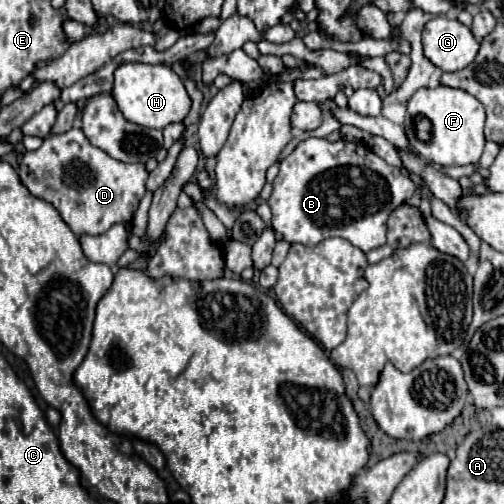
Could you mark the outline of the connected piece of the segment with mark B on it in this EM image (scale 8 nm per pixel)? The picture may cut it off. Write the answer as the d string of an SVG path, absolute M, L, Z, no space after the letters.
M312 137L312 139L302 141L302 143L292 151L292 155L288 155L286 159L280 161L280 173L278 173L278 177L274 179L274 191L272 191L272 195L270 195L270 199L268 199L268 205L270 205L270 209L272 209L272 227L274 227L274 231L280 233L288 243L318 245L322 239L340 237L340 239L350 241L352 245L356 245L356 247L362 249L364 253L368 253L368 251L378 249L378 247L382 247L382 245L386 243L386 221L388 221L388 215L390 215L396 207L400 207L402 203L406 203L406 199L412 197L414 193L416 193L416 185L414 185L408 177L404 177L398 167L388 165L388 163L386 163L384 159L380 159L374 151L370 151L366 145L354 143L354 141L344 141L344 139L342 139L342 141L336 141L336 143L330 143L328 139L314 139L314 137Z

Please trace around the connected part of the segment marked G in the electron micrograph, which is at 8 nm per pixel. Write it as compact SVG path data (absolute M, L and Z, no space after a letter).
M444 15L432 17L426 23L422 45L424 55L442 71L460 71L470 65L478 53L478 41L472 31Z

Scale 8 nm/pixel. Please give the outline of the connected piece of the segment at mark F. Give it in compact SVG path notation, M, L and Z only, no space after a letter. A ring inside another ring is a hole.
M438 85L436 89L418 89L414 97L408 101L408 115L406 115L406 135L412 145L412 149L418 151L420 157L426 161L432 161L442 167L450 165L474 165L480 161L480 155L484 151L484 107L482 103L462 91L462 89L452 89L452 87L442 87ZM416 117L426 117L432 123L430 129L430 141L422 141L416 135Z

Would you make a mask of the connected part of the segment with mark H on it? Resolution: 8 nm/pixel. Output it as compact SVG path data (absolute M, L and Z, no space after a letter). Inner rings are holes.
M122 63L114 71L112 97L130 123L152 129L164 129L168 123L182 121L190 109L190 97L184 89L184 83L168 65Z

